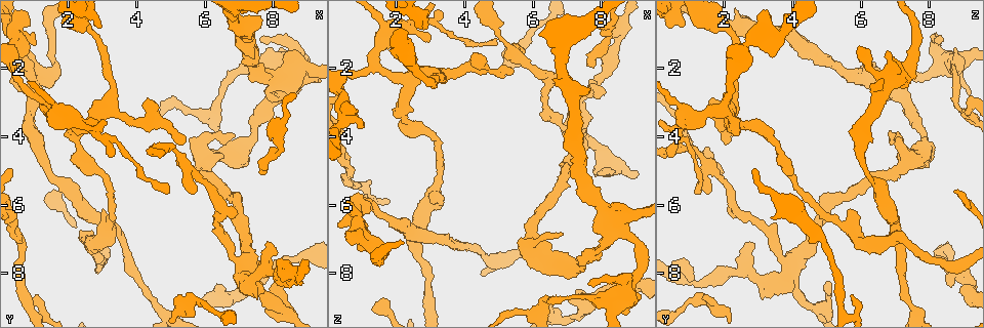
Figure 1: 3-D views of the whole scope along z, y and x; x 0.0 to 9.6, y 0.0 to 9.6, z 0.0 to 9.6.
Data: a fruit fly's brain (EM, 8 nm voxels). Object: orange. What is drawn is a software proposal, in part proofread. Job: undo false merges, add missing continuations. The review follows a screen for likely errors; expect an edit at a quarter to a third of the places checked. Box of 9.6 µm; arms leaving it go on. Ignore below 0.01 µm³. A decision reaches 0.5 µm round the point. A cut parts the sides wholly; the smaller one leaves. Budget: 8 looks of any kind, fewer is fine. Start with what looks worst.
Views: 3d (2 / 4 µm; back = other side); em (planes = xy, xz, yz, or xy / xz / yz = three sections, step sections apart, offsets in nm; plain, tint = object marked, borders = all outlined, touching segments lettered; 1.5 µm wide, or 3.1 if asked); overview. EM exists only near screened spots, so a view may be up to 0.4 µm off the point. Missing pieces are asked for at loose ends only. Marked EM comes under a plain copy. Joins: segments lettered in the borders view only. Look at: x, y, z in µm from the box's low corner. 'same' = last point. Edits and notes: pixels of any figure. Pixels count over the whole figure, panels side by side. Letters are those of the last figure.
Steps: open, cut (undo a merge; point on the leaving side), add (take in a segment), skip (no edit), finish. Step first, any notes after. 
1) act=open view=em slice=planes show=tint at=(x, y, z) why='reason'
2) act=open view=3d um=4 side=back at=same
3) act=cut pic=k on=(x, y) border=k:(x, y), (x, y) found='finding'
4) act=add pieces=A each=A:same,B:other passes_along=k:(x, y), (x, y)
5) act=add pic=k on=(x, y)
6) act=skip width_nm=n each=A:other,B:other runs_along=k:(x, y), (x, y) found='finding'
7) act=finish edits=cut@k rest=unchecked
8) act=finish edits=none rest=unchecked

act=open view=3d um=2 side=back at=(7.85, 8.85, 5.05) why='an open end'

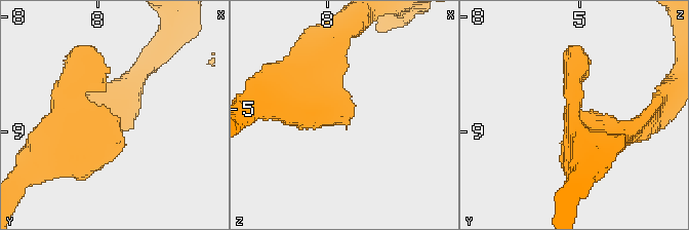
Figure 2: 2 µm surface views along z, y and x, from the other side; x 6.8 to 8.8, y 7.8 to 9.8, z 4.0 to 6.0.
act=open view=em slice=planes show=borders at=(7.90, 8.80, 5.10) why='now the EM'

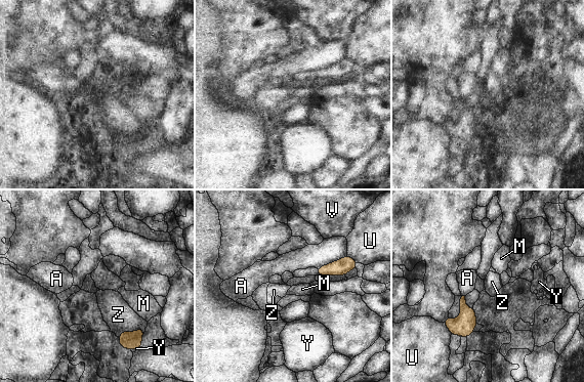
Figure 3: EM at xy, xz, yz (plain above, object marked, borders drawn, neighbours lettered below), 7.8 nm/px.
act=skip each=A:other,M:other,U:other,V:other,Y:other,Z:other border=3:(346, 255), (317, 268) found='no lettered segment goes on from it'

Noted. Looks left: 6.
act=open view=3d um=2 at=(2.90, 0.75, 0.90) why='free end'

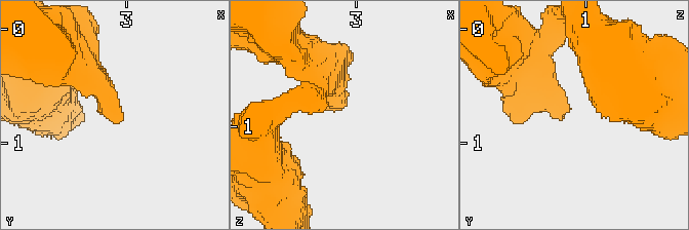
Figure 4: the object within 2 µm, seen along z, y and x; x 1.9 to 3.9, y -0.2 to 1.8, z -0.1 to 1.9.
act=open view=em slice=xz step=4 show=borders at=(2.88, 0.76, 0.84) why='shape alone is not enough'

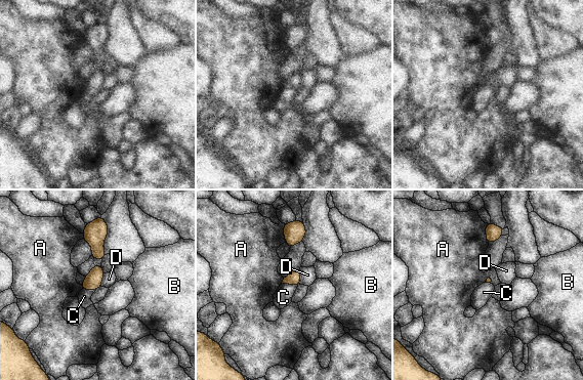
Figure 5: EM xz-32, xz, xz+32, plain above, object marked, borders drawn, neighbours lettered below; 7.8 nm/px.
act=add pieces=C each=A:other,B:other,C:same,D:other found='the cell continues'

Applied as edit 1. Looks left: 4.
act=open view=em slice=xz step=4 show=tint at=(1.55, 3.30, 2.10) why='three-way junction'

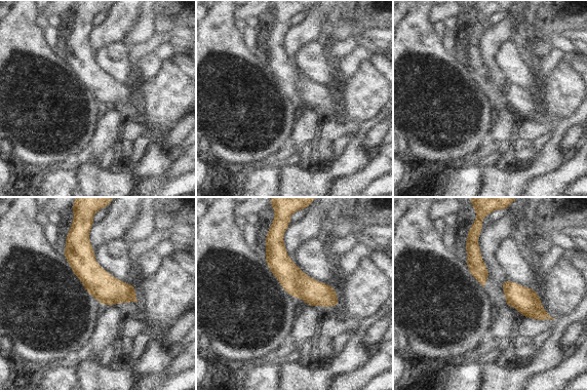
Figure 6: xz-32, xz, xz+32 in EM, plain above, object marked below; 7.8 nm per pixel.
act=open view=em slice=xz step=4 show=borders at=same why='see the neighbours'

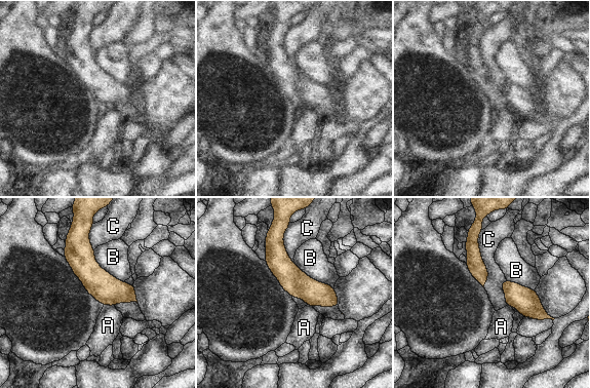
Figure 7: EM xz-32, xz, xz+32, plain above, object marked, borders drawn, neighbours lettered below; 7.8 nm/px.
act=skip width_nm=70 each=A:other,B:other,C:other runs_along=7:(279, 231), (277, 259), (336, 303) found='one cell here'

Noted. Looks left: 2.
act=finish edits=add@5 rest=unchecked

